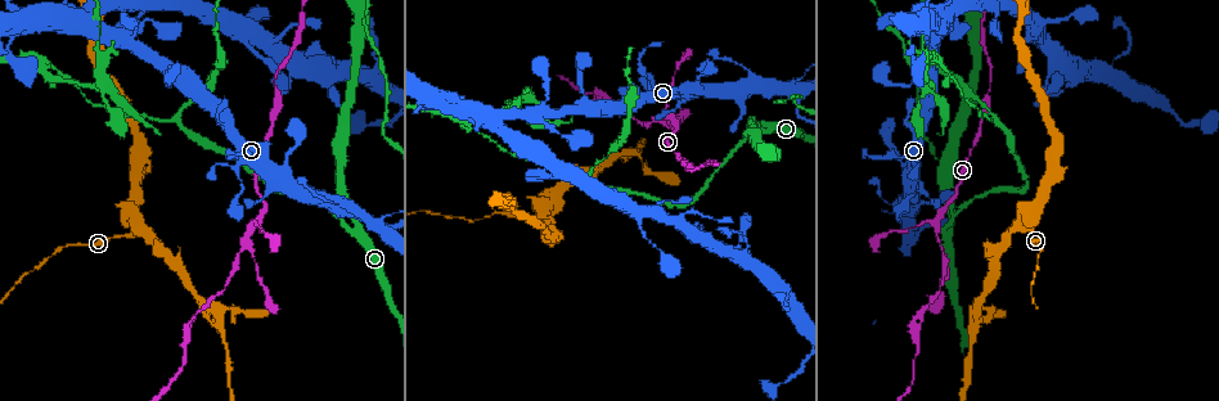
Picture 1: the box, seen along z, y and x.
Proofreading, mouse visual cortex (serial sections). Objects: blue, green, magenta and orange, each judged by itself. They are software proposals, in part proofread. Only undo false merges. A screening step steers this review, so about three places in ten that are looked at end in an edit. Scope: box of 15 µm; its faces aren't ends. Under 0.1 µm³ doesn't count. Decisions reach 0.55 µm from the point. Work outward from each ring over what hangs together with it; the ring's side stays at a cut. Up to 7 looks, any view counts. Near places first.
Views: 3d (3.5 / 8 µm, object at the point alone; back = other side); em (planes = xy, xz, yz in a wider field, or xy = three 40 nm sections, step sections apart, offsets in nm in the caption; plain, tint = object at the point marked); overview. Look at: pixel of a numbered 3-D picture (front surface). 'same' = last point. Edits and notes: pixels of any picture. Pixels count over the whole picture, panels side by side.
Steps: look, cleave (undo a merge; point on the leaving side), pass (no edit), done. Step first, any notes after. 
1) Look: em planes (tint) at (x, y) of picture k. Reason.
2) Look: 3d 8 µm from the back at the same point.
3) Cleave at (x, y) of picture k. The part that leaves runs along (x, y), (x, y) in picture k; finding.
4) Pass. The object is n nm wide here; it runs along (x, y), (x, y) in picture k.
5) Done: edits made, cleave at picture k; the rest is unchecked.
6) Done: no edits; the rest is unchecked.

Look: 3d 3.5 µm at (939, 245) of picture 1. Narrows sharply.

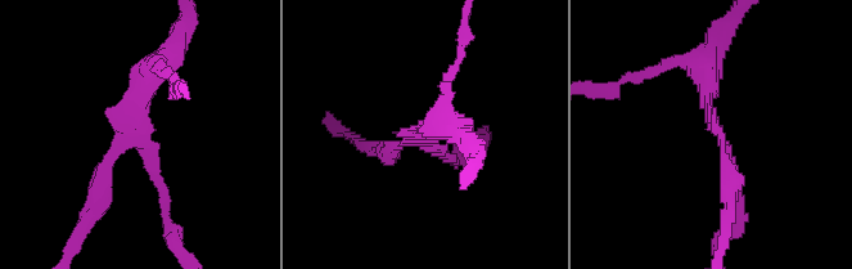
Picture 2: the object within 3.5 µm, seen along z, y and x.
Look: em xy step 3 (tint) at (716, 123) of picture 2. 3 arms meet here; the arms are 100, 200, 300 nm wide.

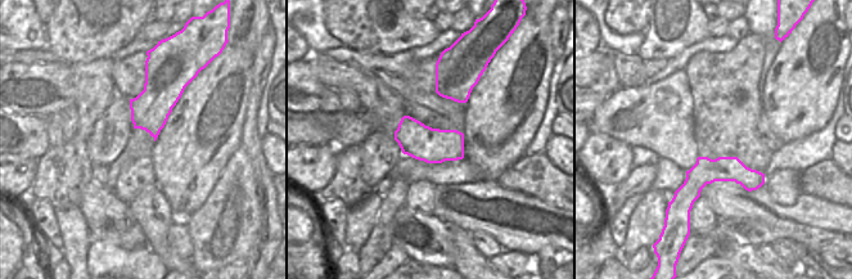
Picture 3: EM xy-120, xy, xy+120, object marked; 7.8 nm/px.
Look: em xy step 2 (tint) at the same point.

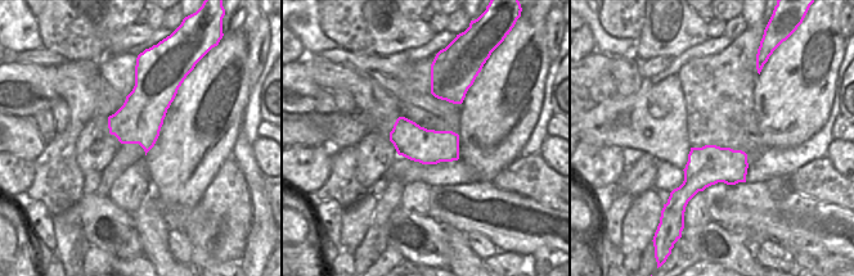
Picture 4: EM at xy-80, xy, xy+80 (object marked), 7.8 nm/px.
Pass. The object is 280 nm wide here; it runs along (168, 53), (97, 194) in picture 2; continuous, no second cell.

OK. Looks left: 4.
Look: 3d 3.5 µm from the back at (237, 173) of picture 1. Thick turns thin.

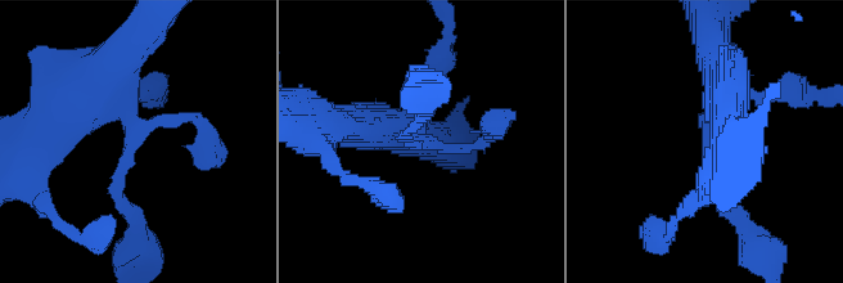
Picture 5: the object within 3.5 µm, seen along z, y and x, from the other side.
Look: em xy step 3 (plain) at (419, 145) of picture 5. Now the EM.

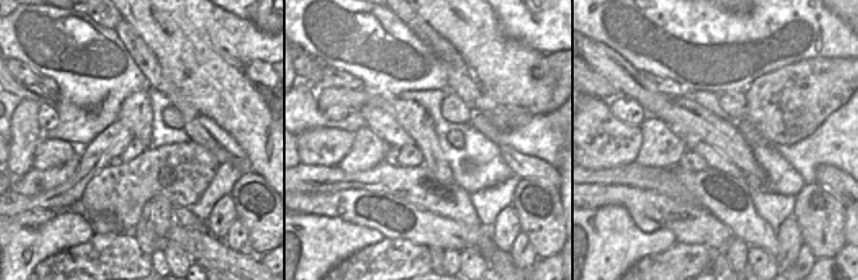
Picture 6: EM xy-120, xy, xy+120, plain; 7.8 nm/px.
Look: em xy step 3 (tint) at the same point.

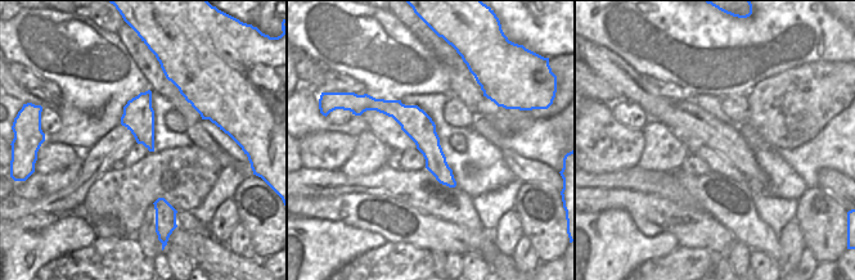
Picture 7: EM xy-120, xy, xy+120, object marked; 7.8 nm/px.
Pass. It runs along (726, 76), (706, 167), (735, 214) in picture 5; one cell here.

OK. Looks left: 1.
Done: no edits; the rest is unchecked.

